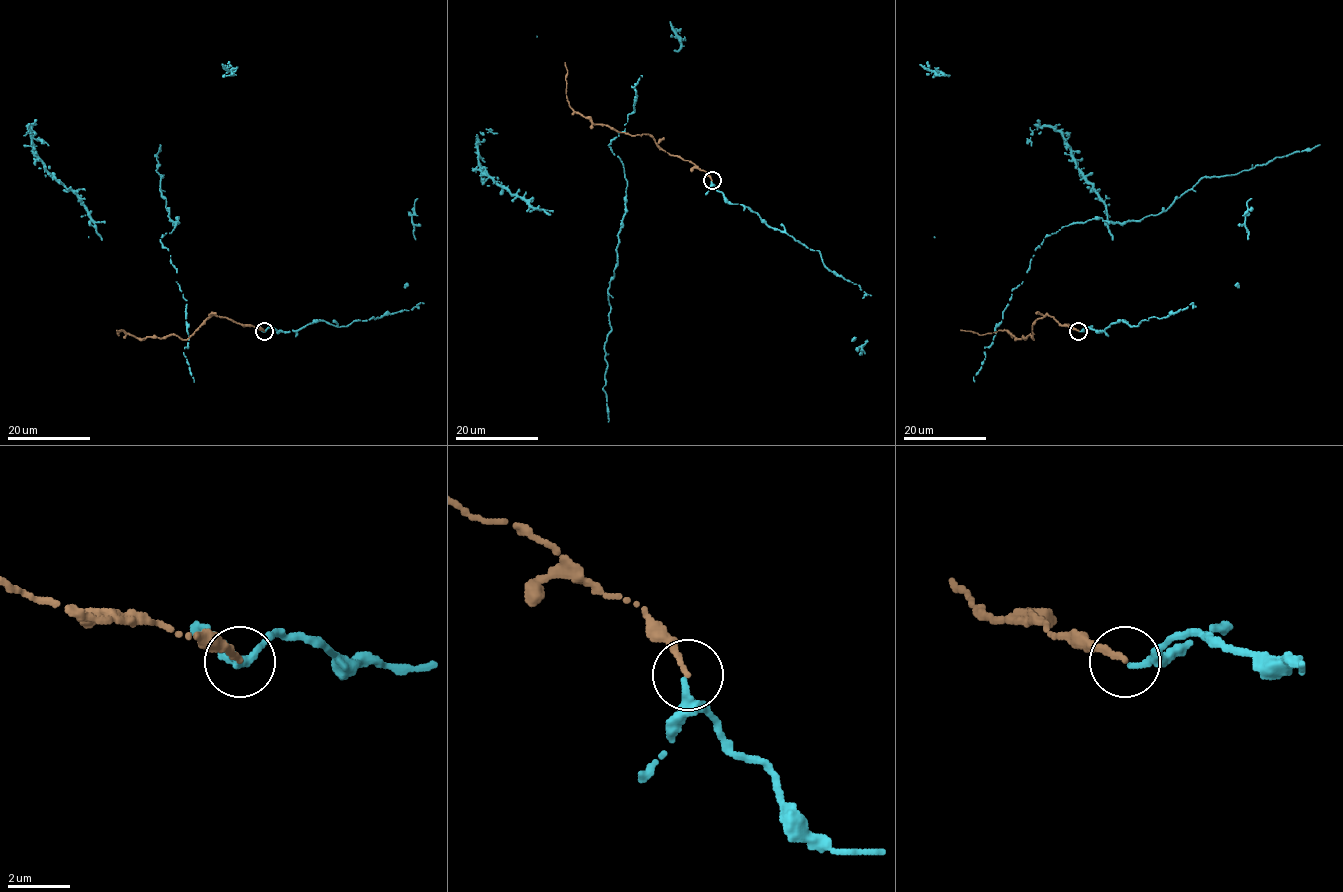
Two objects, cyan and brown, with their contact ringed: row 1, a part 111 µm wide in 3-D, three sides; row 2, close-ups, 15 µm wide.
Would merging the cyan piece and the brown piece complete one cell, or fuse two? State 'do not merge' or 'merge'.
merge

